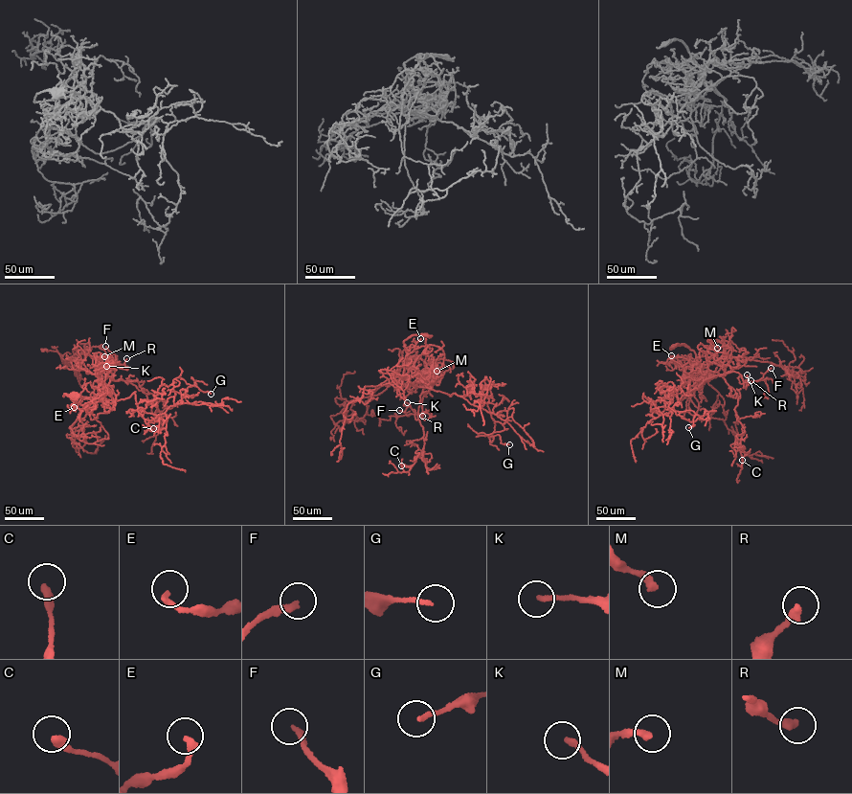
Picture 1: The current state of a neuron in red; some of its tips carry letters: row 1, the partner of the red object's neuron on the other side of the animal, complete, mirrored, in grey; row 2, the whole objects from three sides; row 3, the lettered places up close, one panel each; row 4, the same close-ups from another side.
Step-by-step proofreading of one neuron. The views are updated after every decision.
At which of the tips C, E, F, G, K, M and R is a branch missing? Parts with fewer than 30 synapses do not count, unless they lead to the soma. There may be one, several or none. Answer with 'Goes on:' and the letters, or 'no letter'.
Goes on: F, K, R

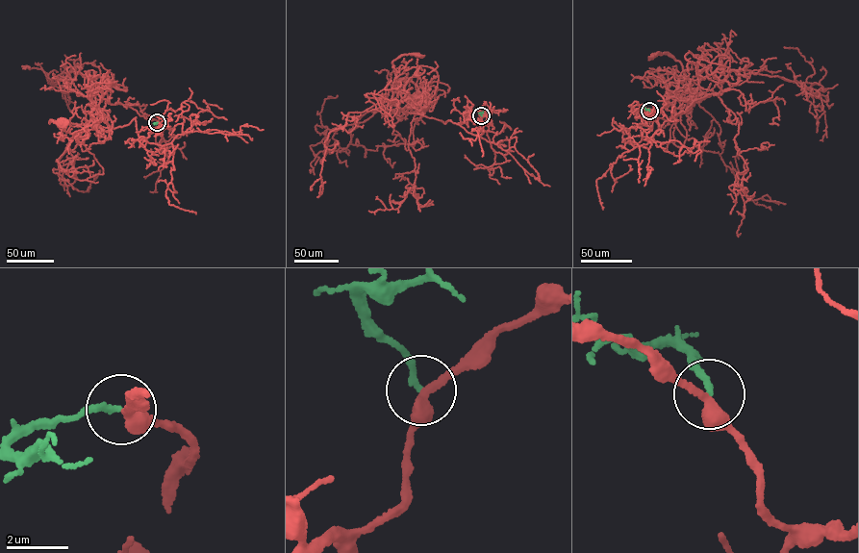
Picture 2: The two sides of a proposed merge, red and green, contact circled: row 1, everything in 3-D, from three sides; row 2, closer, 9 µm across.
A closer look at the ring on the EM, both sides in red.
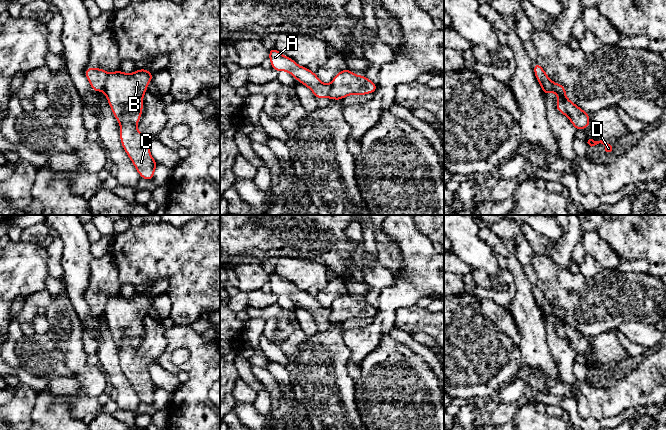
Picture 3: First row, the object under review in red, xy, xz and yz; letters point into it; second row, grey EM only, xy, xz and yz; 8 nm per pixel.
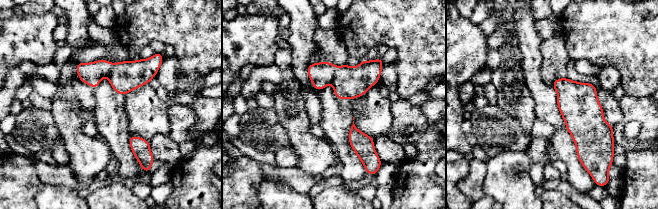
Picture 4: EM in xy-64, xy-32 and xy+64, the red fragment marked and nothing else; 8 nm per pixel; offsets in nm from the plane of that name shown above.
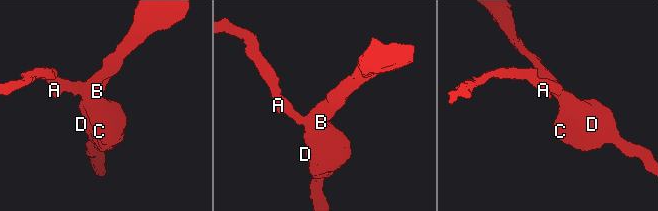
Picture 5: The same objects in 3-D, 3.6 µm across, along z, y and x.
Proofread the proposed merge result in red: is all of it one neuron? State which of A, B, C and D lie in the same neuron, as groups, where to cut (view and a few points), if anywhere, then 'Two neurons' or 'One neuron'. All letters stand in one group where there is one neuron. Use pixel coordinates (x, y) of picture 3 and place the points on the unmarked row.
Groups: A / B C D. Split along xy (108, 298), (103, 313). Two neurons

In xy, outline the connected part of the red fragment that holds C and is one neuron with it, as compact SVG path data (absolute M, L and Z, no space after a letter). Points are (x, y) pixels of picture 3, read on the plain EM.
M138 293L130 298L117 294L108 298L104 309L104 318L114 341L120 348L123 373L140 401L148 405L153 404L158 389L149 373L154 361L142 358L136 349L141 343L143 320L153 299L147 293Z

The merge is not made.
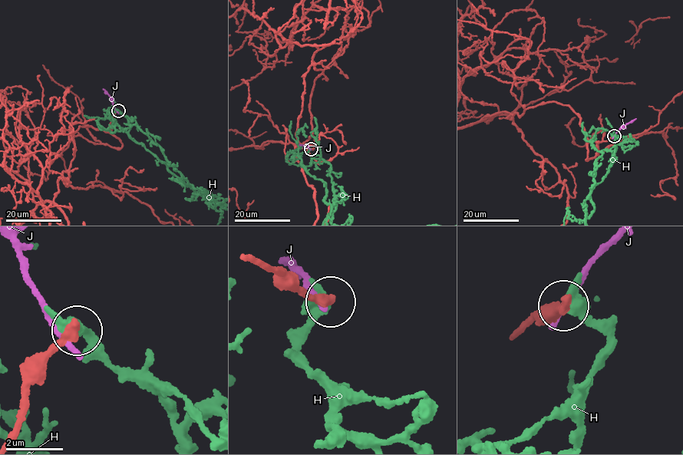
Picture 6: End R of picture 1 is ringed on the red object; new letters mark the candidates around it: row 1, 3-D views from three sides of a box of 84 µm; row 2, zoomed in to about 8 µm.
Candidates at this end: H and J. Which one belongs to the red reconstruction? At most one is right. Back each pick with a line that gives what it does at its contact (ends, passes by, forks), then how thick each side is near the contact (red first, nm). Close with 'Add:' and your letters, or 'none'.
Add: none

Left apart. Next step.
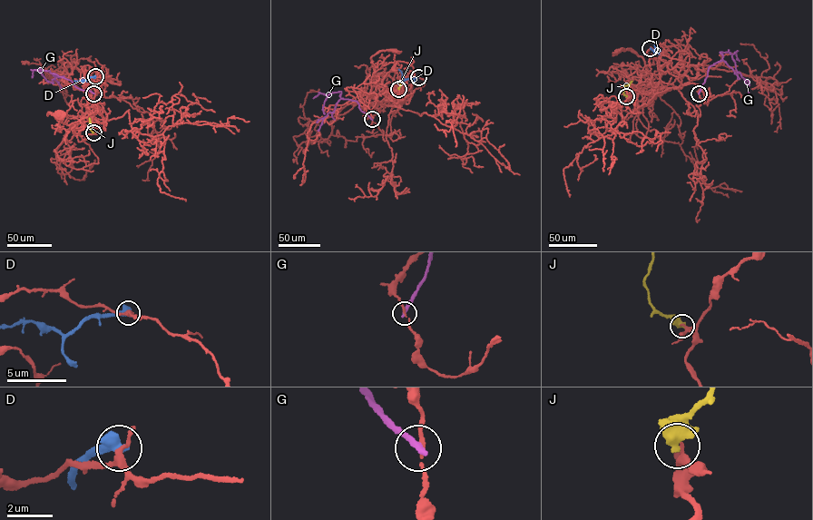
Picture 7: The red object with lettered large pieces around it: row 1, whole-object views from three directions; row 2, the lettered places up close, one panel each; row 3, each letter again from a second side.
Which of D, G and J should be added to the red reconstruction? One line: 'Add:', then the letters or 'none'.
Add: none

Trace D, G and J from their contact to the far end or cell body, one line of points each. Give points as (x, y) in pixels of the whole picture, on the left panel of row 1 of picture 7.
D: (95, 76), (74, 81)
G: (93, 93), (41, 70), (45, 80), (53, 83)
J: (93, 132), (90, 127), (89, 118)

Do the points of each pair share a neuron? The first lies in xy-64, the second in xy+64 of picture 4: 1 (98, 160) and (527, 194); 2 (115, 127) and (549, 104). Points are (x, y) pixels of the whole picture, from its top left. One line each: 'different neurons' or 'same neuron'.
1: different neurons
2: different neurons

